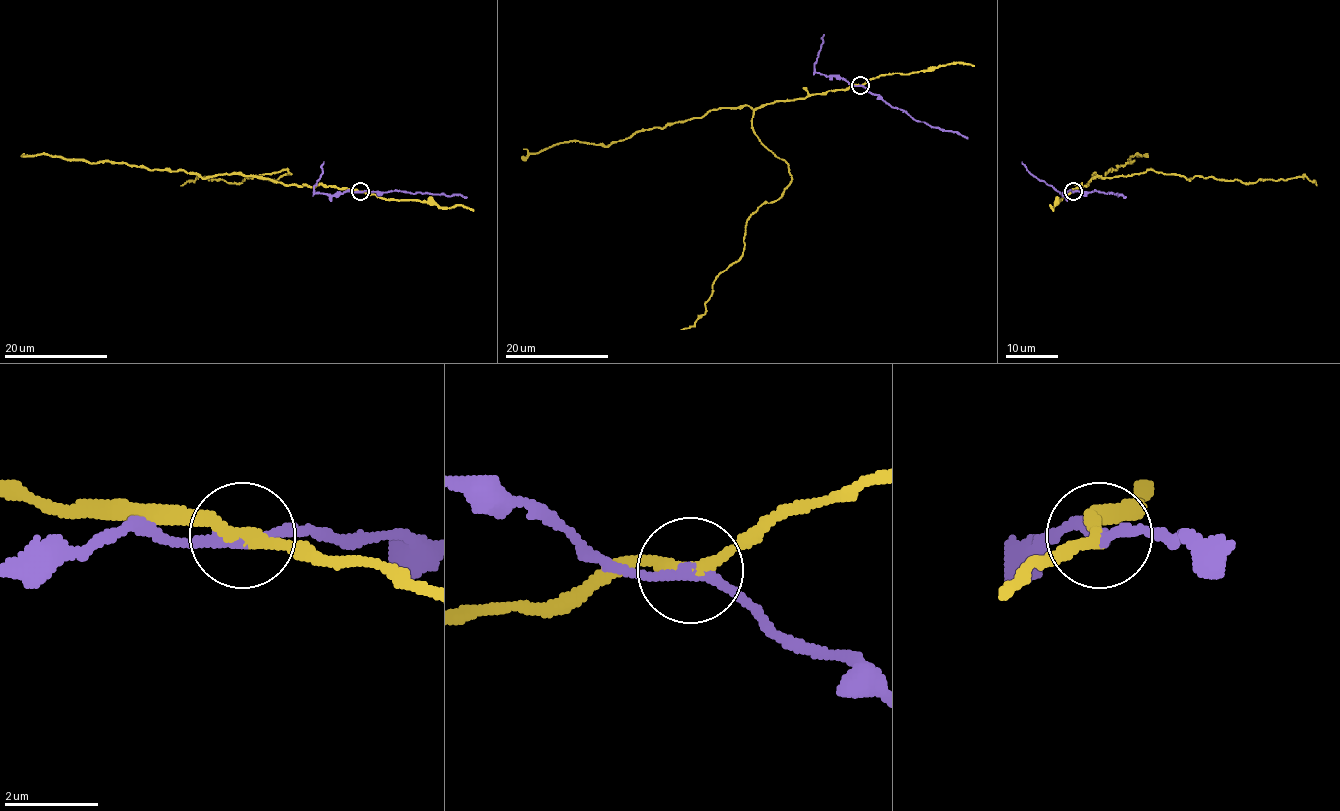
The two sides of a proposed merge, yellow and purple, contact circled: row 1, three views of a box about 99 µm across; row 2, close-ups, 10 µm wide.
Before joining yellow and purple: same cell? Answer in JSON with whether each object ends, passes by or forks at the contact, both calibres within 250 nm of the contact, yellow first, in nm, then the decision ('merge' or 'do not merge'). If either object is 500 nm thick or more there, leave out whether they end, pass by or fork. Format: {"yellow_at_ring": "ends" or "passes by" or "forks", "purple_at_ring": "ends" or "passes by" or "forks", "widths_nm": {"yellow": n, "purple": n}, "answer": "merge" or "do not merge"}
{"yellow_at_ring": "passes by", "purple_at_ring": "passes by", "widths_nm": {"yellow": 280, "purple": 240}, "answer": "do not merge"}

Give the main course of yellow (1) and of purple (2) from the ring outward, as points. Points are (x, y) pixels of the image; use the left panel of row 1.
1: (359, 192), (252, 177), (287, 170), (291, 173), (276, 180), (258, 176), (240, 182), (200, 176), (181, 185)
2: (359, 192), (405, 190), (467, 197)

